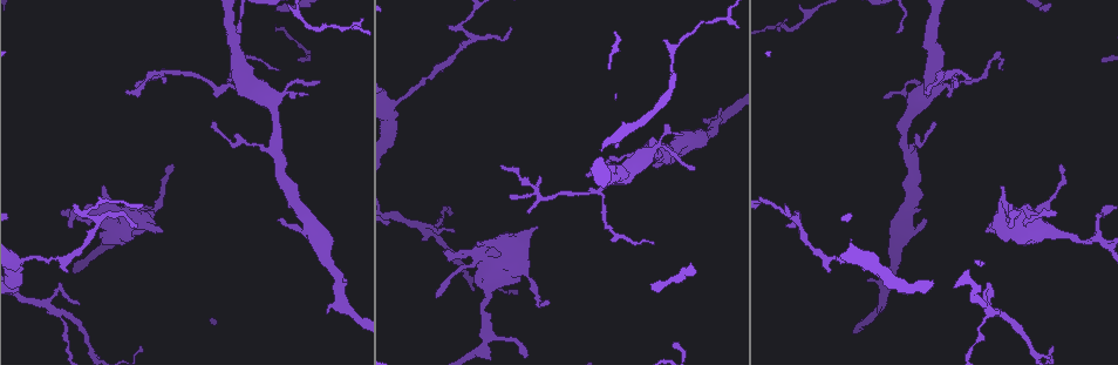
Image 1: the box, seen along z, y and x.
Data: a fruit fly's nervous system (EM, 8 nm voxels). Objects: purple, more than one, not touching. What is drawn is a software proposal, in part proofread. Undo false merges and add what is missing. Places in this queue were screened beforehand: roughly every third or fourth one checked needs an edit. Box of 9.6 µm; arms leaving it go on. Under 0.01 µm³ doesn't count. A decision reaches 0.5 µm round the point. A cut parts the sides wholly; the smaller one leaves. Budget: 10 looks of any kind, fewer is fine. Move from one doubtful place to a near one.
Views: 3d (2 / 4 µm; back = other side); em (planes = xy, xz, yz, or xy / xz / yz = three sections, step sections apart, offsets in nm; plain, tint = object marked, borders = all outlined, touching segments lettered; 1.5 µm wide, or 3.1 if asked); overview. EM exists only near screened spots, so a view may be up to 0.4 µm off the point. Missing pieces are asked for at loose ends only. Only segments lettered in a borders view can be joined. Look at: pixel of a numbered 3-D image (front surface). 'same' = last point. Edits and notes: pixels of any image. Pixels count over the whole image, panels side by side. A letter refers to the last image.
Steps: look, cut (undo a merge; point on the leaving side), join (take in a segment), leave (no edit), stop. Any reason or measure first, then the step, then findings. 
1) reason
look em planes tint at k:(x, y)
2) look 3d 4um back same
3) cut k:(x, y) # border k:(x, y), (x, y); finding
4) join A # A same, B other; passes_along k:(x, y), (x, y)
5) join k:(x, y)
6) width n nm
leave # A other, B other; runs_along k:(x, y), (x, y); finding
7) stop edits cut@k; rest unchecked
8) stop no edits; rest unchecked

free end
look em xz step 4 tint at 1:(1053, 347)

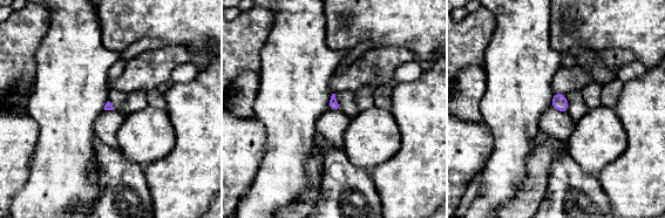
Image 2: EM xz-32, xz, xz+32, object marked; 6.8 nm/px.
another direction
look em planes borders same

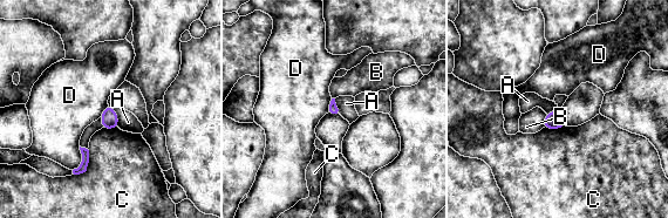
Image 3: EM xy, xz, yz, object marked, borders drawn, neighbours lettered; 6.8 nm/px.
width 80 nm
leave # A other, B other, C other, D other; border 3:(111, 107), (117, 116), (118, 127); none of them fits

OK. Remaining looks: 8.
thick turns thin
look em planes tint at 1:(1061, 234)

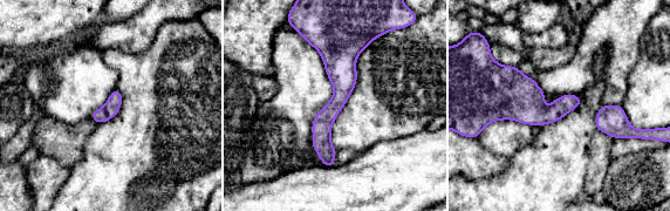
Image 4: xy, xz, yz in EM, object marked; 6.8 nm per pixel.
look em planes borders same

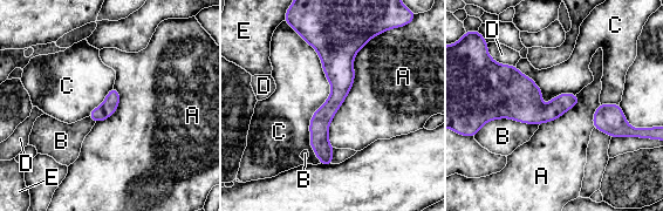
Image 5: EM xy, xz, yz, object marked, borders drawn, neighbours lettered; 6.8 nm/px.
longest_contact C 950 nm
leave # A other, B other, C other, D other, E other; continuous, no second neuron

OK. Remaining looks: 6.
look em planes borders at 1:(277, 220)

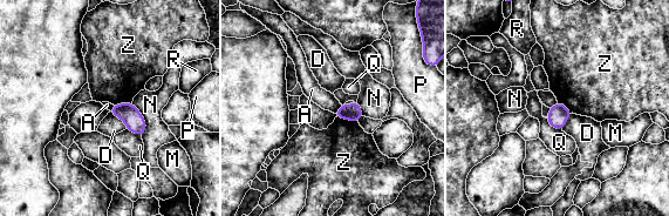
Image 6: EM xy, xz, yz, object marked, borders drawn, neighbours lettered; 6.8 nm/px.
width 110 nm; longest_contact N 240 nm
leave # A other, D other, M other, N other, P other, Q other, R other, Z other; none of them fits

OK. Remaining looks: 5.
thin end
look 3d 4um at 1:(527, 212)

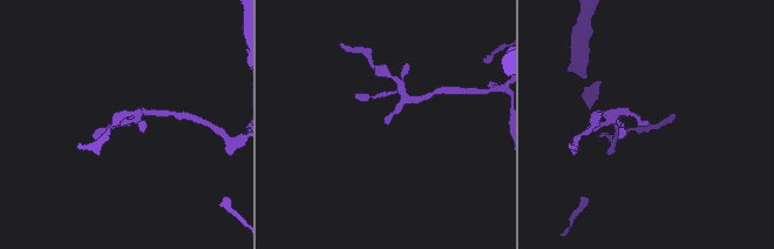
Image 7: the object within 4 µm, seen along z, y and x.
need the tissue
look em xz step 4 borders at 7:(386, 123)

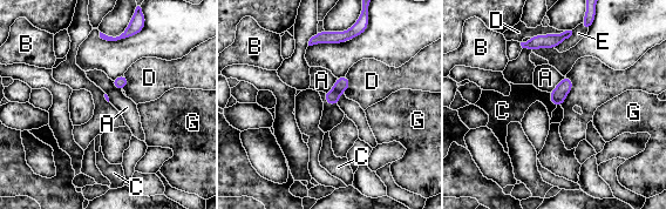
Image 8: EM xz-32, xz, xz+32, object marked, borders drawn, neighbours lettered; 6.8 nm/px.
leave # A other, B other, C other, D other, E other, G other; border 8:(549, 93), (549, 100), (556, 107); no lettered segment goes on from it

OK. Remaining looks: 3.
stop no edits; rest unchecked

